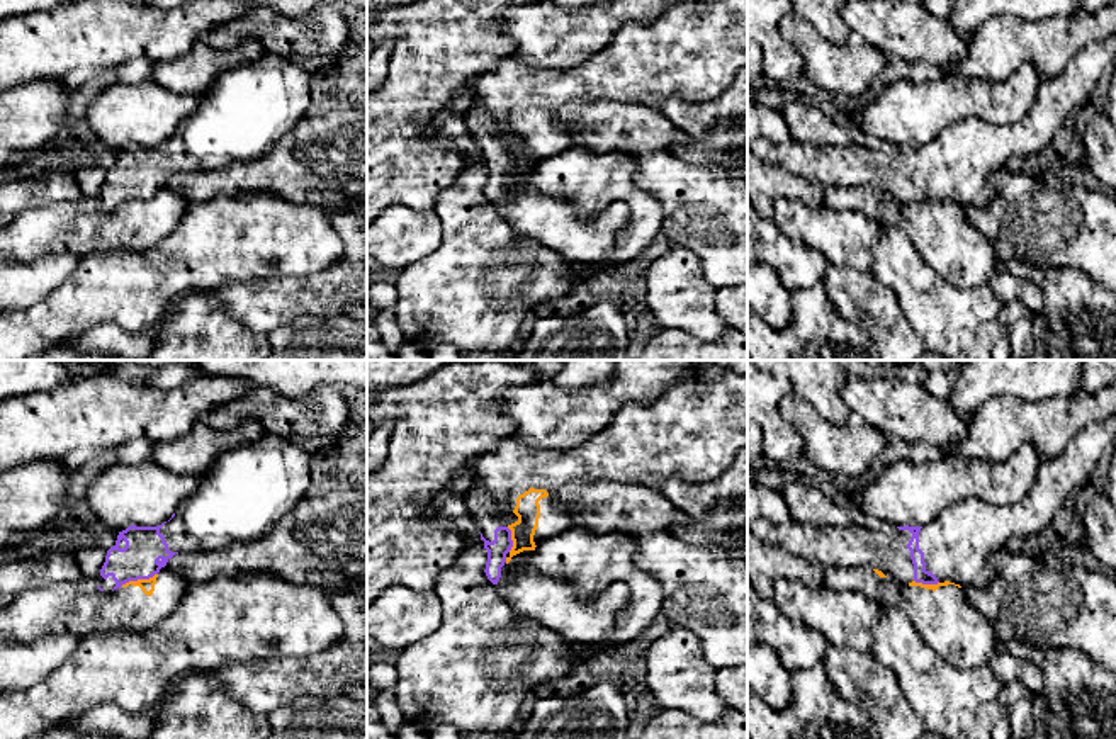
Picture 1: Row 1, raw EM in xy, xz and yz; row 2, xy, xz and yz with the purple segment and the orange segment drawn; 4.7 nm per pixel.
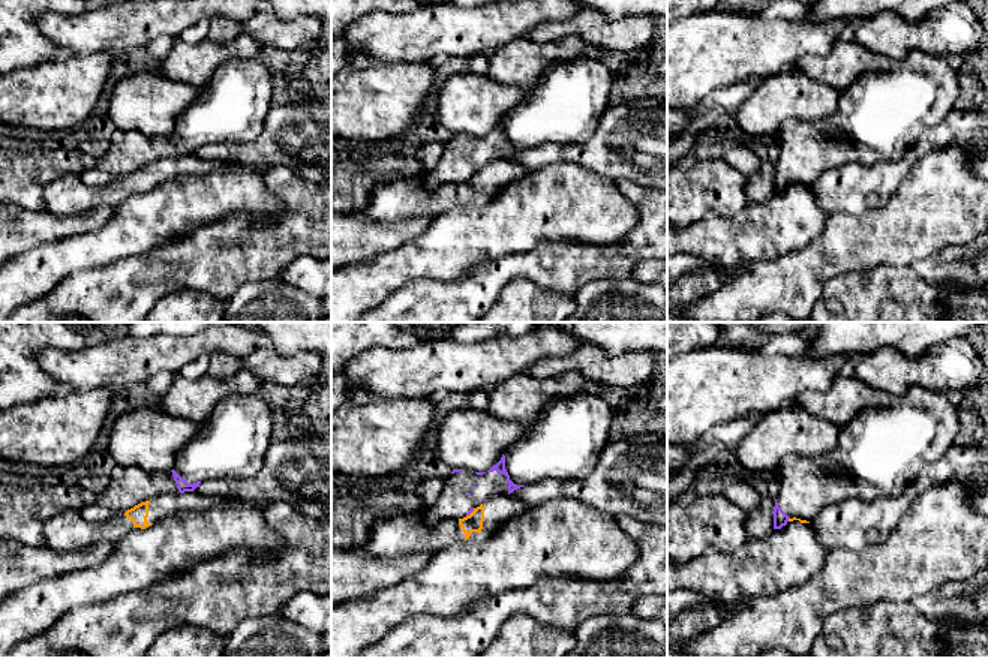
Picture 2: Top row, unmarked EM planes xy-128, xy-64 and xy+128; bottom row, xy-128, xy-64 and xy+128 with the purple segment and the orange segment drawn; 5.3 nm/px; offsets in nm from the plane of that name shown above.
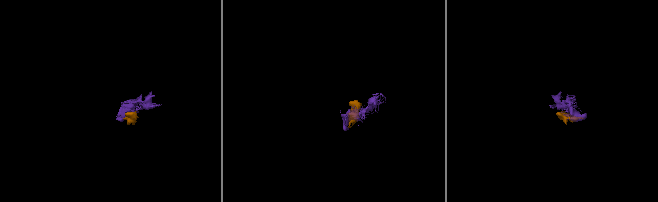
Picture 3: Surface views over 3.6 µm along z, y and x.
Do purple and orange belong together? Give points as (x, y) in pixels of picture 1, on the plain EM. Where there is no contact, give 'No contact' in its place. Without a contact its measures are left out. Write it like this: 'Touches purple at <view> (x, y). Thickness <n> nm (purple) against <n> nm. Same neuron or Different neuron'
Touches purple at xy (138, 197). Thickness 190 nm (purple) against 60 nm. Different neuron

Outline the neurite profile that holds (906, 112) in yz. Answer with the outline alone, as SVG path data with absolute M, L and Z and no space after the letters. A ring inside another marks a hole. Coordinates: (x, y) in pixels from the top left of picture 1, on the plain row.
M1033 63L1023 65L1004 82L943 73L936 80L900 80L883 88L858 116L865 134L897 146L924 146L948 126L978 117L992 124L1023 119L1036 97L1043 75Z

